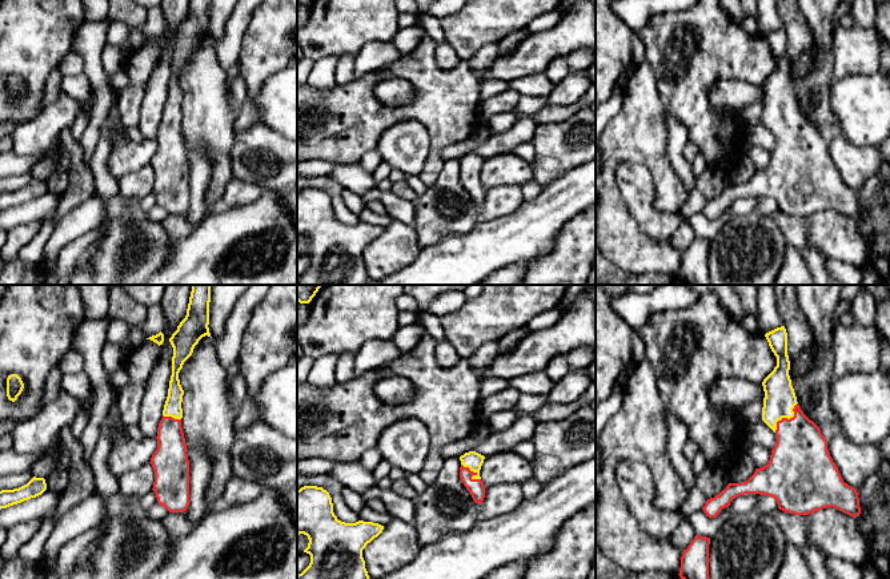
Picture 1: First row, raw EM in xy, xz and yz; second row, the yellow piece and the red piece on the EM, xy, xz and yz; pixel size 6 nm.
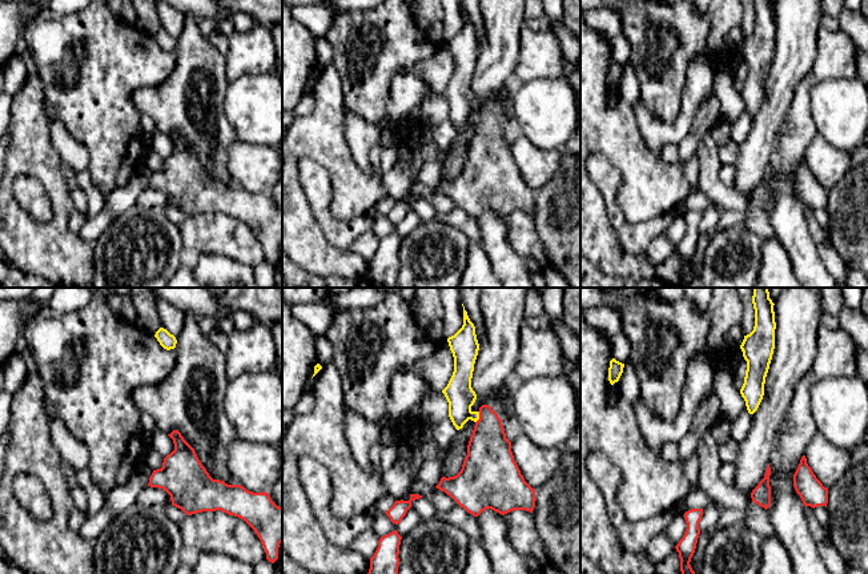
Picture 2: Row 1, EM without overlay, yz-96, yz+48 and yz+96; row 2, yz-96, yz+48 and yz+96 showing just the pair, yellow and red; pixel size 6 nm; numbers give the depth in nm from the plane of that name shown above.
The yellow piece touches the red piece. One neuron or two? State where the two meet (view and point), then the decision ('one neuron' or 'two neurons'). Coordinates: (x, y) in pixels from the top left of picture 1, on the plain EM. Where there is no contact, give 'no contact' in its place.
contact yz (786, 119); one neuron

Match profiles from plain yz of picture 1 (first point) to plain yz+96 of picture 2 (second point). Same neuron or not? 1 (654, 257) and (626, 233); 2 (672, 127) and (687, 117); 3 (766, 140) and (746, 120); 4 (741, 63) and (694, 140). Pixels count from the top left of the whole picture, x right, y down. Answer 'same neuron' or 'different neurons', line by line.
1: different neurons
2: same neuron
3: same neuron
4: different neurons

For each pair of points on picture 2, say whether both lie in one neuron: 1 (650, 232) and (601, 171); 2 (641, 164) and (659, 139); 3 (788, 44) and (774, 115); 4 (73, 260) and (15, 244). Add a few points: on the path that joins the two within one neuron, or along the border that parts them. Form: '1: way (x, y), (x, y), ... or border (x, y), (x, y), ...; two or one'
1: way (630, 231), (617, 217), (609, 191); one
2: border (638, 123), (642, 140), (659, 160); two
3: way (788, 61), (776, 97); one
4: way (59, 256), (49, 249), (29, 245); one

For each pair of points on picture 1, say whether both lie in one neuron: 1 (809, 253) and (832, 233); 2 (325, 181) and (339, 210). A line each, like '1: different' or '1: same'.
1: different
2: same

